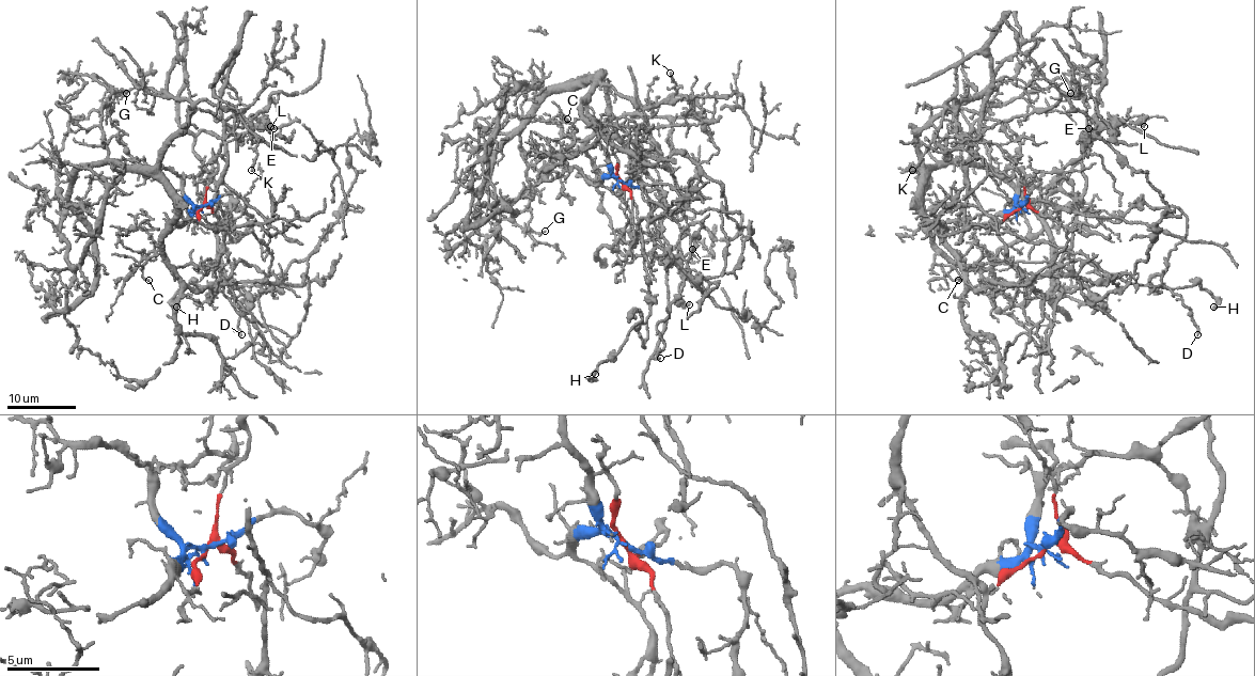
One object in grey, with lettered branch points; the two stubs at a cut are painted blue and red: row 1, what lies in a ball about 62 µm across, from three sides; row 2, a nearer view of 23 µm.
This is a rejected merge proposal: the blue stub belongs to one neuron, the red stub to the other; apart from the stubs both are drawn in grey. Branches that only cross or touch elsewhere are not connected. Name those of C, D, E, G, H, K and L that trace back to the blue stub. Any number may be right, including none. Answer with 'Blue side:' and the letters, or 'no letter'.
Blue side: C, G

